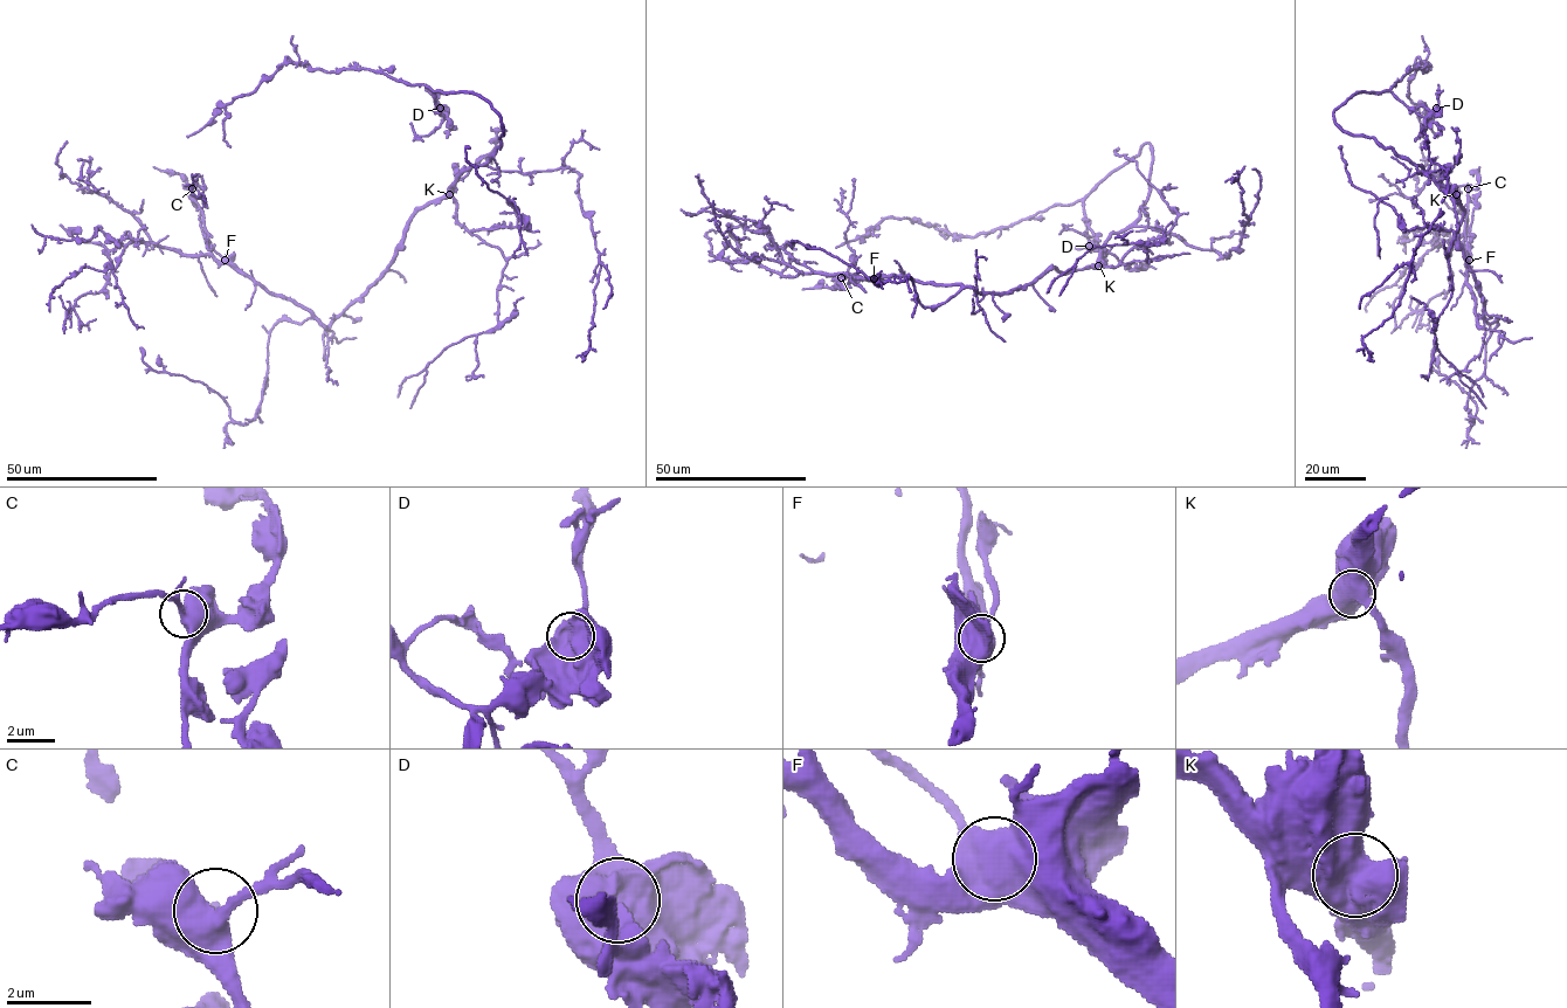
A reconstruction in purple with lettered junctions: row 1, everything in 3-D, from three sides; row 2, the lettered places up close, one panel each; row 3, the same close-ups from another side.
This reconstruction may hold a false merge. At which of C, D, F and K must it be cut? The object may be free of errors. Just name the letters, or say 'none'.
none

